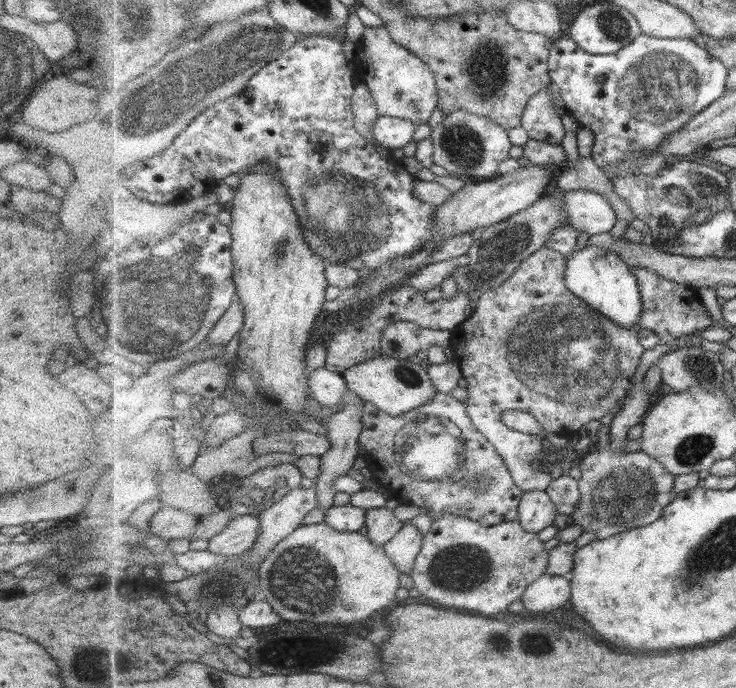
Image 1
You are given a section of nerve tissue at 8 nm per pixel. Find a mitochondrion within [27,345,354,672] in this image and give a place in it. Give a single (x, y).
(227, 587)

